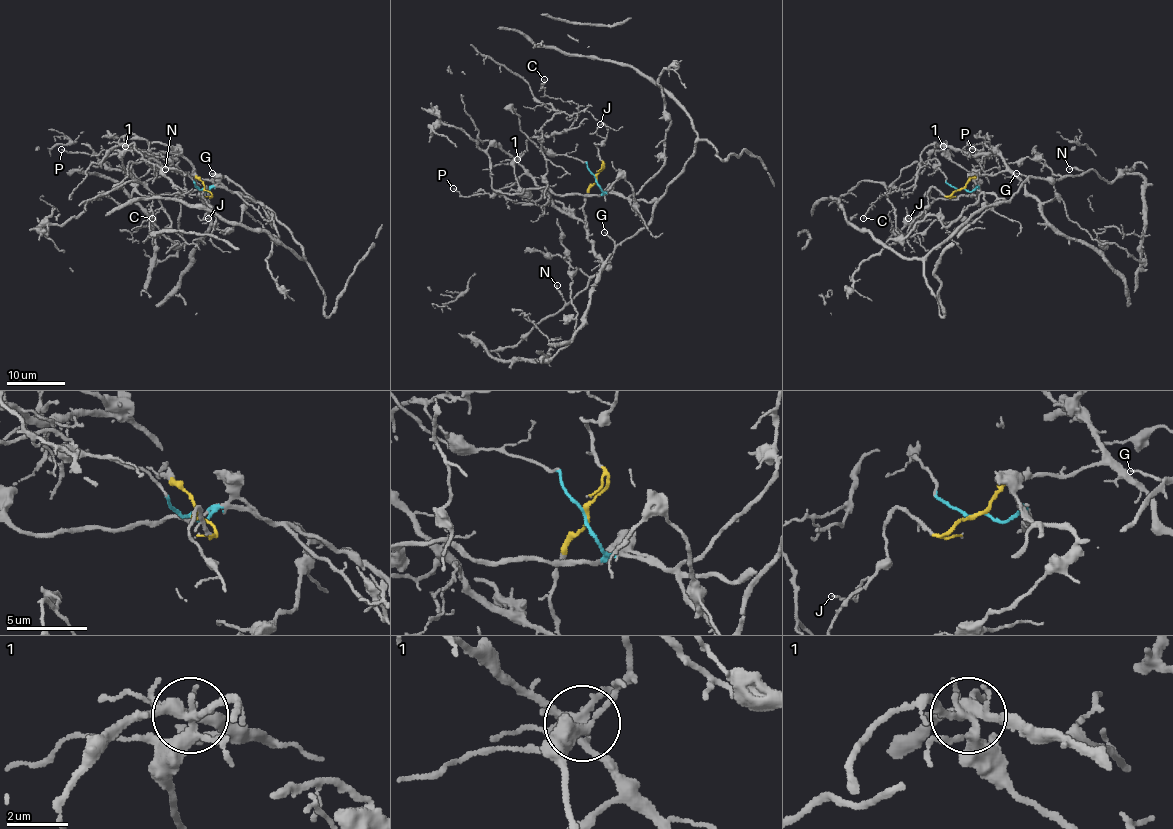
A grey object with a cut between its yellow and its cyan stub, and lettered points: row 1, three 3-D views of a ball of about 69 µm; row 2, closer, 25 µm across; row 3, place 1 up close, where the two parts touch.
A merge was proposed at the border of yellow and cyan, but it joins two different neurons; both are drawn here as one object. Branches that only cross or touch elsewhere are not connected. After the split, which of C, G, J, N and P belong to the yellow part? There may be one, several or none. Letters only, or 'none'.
C, J, P

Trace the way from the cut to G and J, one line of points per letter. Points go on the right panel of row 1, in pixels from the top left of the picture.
G: (961, 188), (973, 191), (977, 187), (984, 192), (1009, 200), (1028, 178), (1016, 173)
J: (961, 188), (945, 197), (932, 187), (927, 205), (916, 217), (909, 219)

